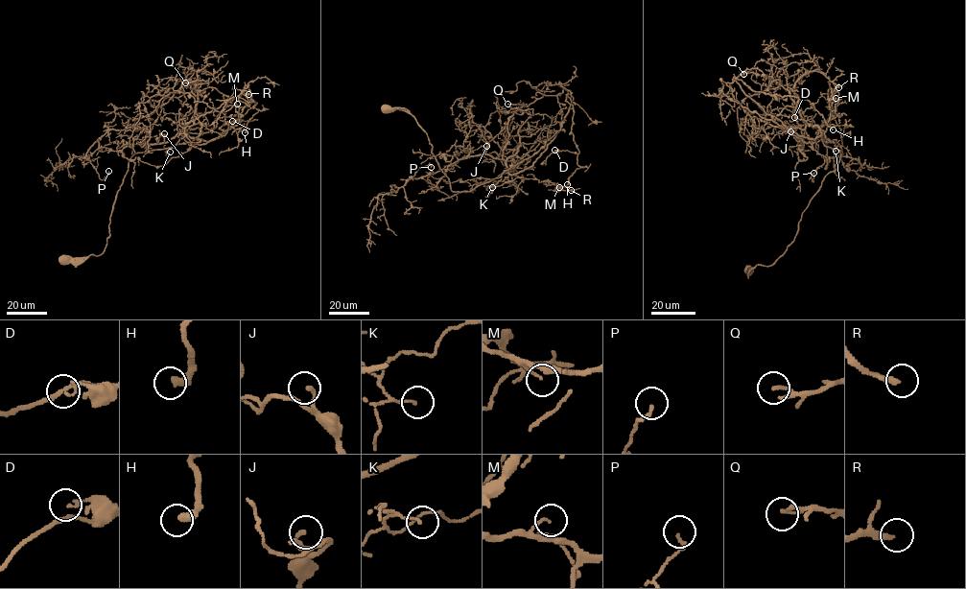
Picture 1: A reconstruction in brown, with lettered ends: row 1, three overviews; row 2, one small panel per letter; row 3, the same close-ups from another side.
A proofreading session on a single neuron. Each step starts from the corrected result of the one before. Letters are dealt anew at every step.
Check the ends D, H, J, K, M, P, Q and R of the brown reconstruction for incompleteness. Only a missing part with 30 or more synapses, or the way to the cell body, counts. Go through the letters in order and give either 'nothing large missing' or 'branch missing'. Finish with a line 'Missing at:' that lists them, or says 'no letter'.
D: nothing large missing
H: branch missing
J: nothing large missing
K: nothing large missing
M: branch missing
P: nothing large missing
Q: nothing large missing
R: branch missing
Missing at: H, M, R

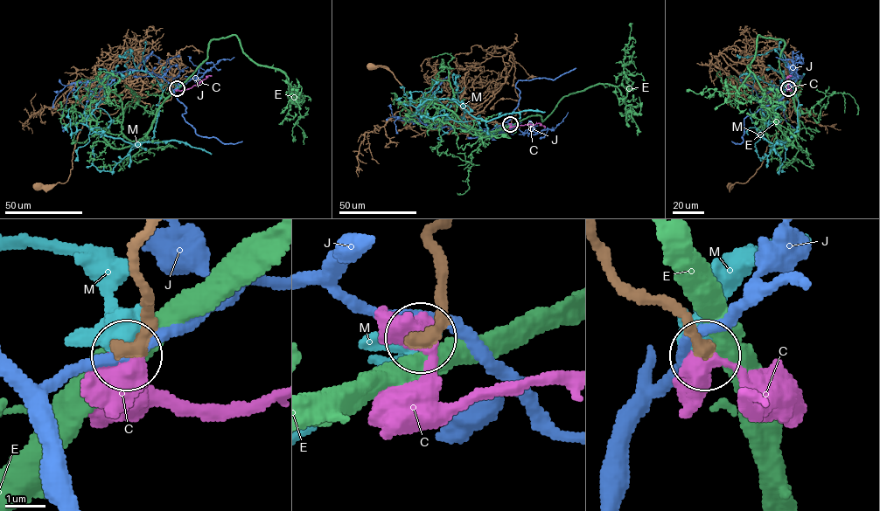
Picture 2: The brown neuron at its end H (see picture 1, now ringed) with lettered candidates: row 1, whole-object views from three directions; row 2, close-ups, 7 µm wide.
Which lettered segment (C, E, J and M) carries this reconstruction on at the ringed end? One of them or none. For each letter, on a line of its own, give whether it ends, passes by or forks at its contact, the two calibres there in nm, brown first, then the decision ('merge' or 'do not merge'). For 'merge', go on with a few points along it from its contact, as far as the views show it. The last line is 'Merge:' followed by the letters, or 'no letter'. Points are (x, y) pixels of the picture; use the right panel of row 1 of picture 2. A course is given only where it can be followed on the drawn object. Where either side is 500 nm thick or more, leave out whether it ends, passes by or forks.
C: 400/500 nm | merge | via (788, 88), (791, 90), (786, 79), (792, 76)
E: 400/600 nm | do not merge
J: it passes by | 440/280 nm | do not merge
M: 440/550 nm | do not merge
Merge: C

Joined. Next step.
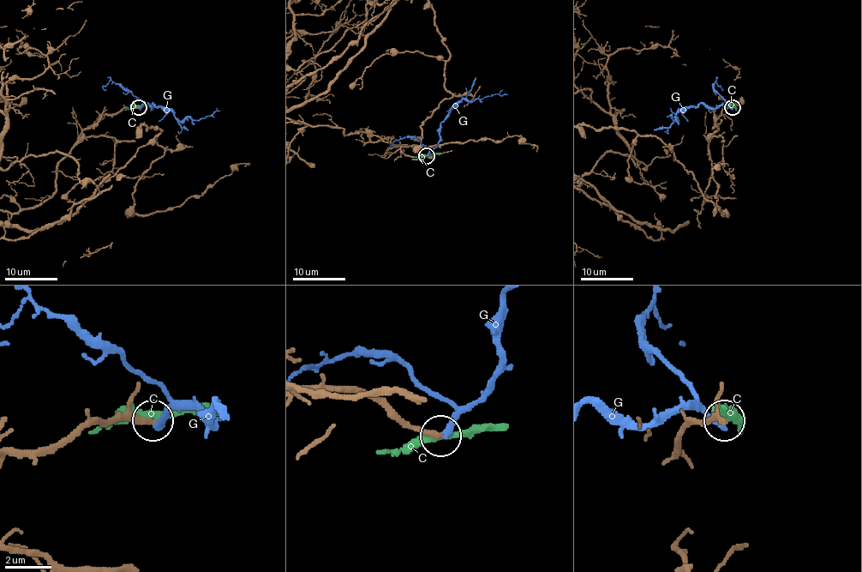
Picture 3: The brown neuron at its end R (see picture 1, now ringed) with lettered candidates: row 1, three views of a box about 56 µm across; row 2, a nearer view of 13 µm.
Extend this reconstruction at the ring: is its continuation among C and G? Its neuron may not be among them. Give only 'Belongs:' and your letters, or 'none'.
Belongs: none

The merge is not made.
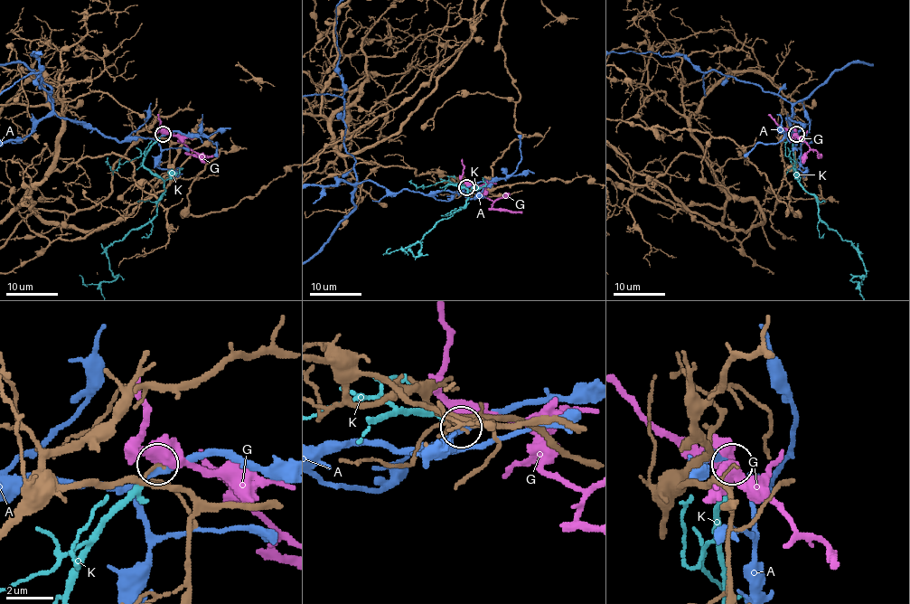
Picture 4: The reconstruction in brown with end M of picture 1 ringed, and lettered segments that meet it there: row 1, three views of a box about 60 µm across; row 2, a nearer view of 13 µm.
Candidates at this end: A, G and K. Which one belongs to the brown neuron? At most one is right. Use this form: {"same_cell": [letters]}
{"same_cell": []}

